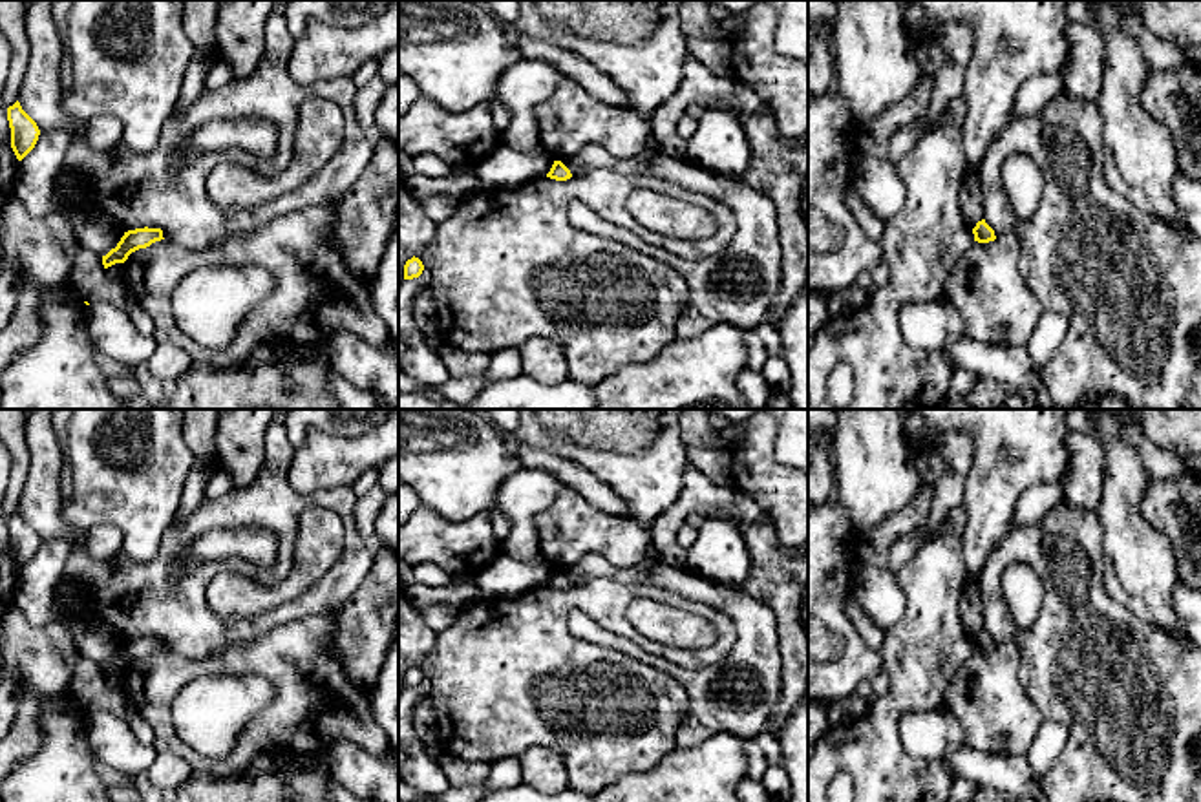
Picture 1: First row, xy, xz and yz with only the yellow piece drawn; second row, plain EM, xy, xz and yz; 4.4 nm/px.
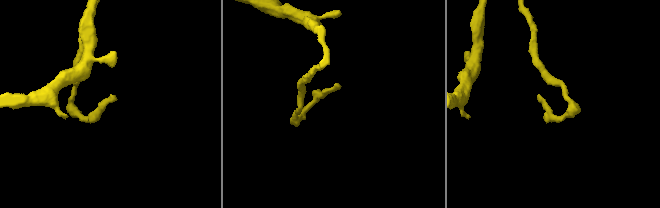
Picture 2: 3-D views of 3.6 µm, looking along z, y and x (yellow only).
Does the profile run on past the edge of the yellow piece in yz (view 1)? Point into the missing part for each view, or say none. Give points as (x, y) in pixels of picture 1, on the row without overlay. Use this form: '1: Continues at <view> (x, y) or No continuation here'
1: No continuation here

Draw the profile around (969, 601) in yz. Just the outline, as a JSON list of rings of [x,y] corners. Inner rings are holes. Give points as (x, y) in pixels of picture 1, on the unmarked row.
[[[967,568],[963,592],[960,596],[960,621],[971,639],[976,636],[978,630],[983,628],[980,590],[976,585],[976,577]]]

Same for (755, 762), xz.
[[[748,740],[746,745],[746,778],[762,782],[766,769],[770,767],[768,758],[755,740]]]

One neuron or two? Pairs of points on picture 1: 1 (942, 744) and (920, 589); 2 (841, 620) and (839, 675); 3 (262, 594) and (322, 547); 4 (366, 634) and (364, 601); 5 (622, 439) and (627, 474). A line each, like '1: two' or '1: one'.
1: two
2: one
3: one
4: one
5: two

